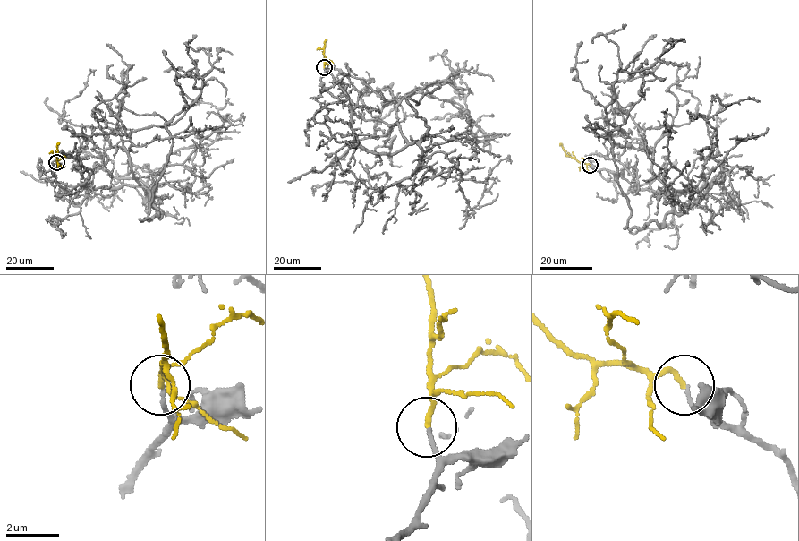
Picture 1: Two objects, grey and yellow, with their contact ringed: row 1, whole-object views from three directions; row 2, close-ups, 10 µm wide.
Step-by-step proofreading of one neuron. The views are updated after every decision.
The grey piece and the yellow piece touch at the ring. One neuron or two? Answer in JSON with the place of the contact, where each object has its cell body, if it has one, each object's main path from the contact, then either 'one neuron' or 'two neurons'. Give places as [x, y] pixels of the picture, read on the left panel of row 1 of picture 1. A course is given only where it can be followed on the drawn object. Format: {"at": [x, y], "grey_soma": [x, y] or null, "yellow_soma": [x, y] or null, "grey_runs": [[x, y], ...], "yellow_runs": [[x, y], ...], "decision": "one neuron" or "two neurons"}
{"at": [56, 162], "grey_soma": null, "yellow_soma": null, "grey_runs": [[56, 163], [66, 189], [143, 186], [159, 218], [140, 219], [173, 141], [125, 134], [128, 66], [106, 44]], "yellow_runs": [[56, 162], [59, 142]], "decision": "one neuron"}

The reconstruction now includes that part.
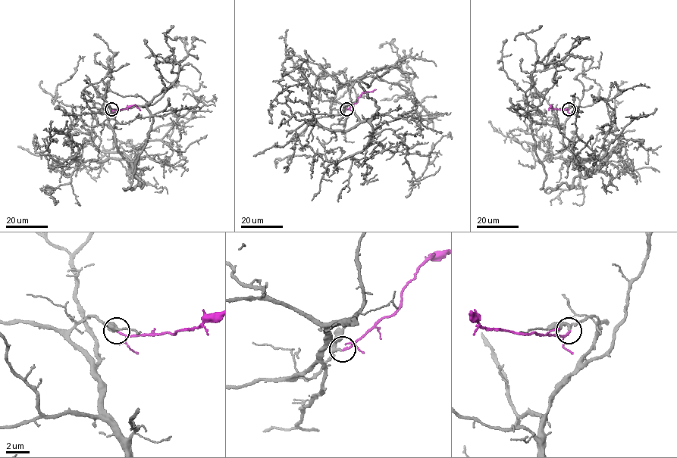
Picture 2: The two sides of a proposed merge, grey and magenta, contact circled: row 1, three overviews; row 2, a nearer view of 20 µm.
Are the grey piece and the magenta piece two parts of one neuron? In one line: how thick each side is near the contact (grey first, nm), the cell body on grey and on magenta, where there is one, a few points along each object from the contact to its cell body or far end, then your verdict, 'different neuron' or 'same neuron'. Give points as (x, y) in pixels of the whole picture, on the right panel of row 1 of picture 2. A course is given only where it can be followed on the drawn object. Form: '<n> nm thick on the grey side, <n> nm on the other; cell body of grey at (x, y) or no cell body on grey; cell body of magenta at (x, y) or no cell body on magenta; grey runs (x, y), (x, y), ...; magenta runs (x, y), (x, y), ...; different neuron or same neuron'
200 nm thick on the grey side, 180 nm on the other; no cell body on grey; no cell body on magenta; grey runs (568, 109), (563, 143), (579, 172), (570, 188), (541, 188), (530, 76), (565, 33); magenta runs (568, 109), (553, 109), (551, 105), (548, 110); same neuron

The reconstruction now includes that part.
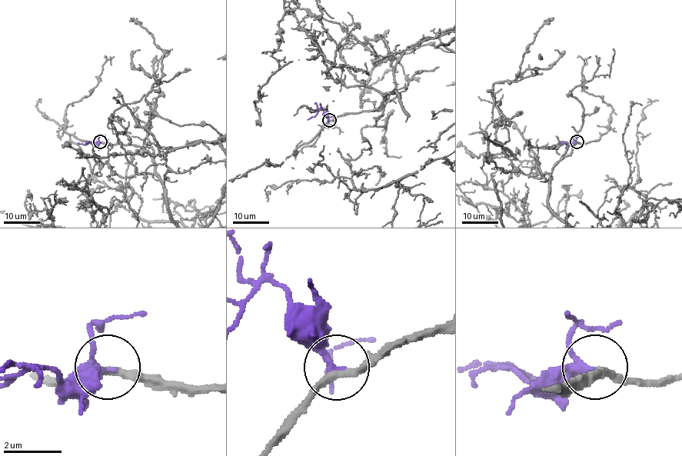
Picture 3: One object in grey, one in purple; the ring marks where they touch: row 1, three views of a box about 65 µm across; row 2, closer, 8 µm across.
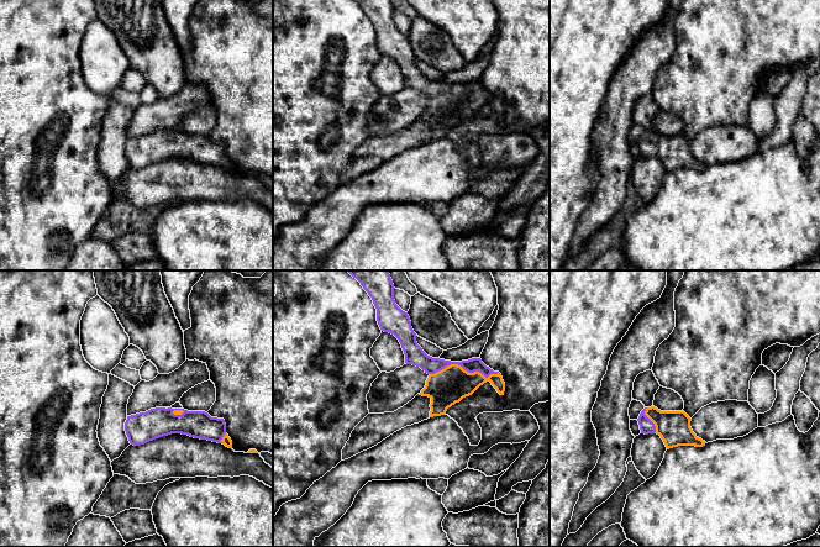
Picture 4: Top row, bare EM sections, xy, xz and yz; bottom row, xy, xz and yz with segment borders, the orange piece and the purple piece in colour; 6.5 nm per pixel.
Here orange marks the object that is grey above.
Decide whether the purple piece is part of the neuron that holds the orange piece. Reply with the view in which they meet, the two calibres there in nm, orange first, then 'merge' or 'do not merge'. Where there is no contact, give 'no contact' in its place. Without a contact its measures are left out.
meets orange in xz; 240 nm thick on the orange side, 110 nm on the other; merge

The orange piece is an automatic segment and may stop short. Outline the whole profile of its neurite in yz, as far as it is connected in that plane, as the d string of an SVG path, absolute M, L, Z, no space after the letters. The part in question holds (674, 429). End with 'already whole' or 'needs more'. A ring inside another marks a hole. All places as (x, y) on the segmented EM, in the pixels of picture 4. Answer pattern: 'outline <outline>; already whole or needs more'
outline M655 406L645 407L638 419L641 433L657 433L667 449L678 446L705 446L690 427L692 419L684 411L661 411Z; needs more

